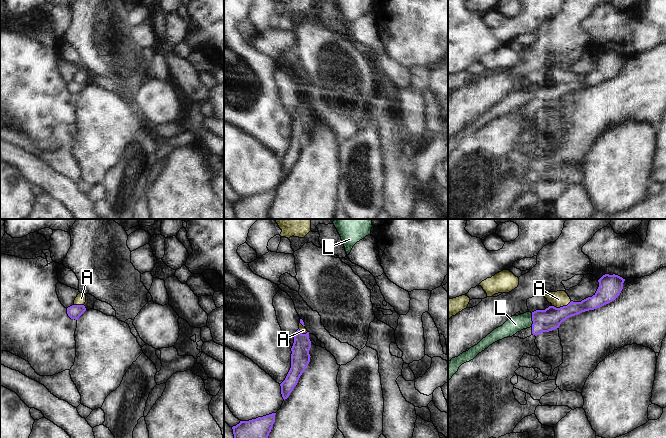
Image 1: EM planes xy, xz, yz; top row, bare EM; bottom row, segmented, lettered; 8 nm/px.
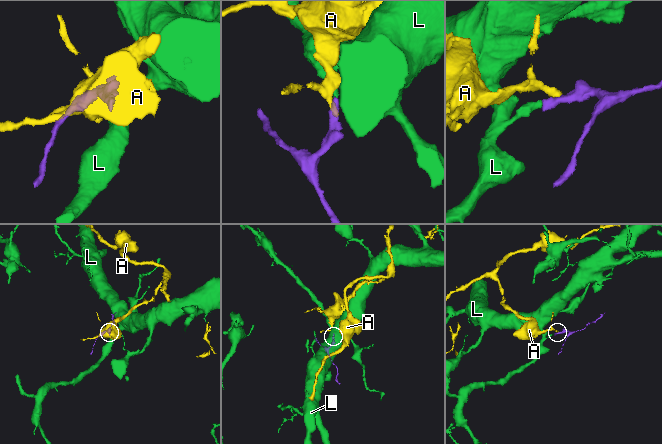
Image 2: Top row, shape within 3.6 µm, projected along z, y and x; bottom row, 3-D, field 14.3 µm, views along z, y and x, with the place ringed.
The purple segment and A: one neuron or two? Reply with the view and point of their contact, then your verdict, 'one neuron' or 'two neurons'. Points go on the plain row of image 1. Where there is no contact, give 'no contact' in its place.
meets purple in yz at (561, 83); two neurons

